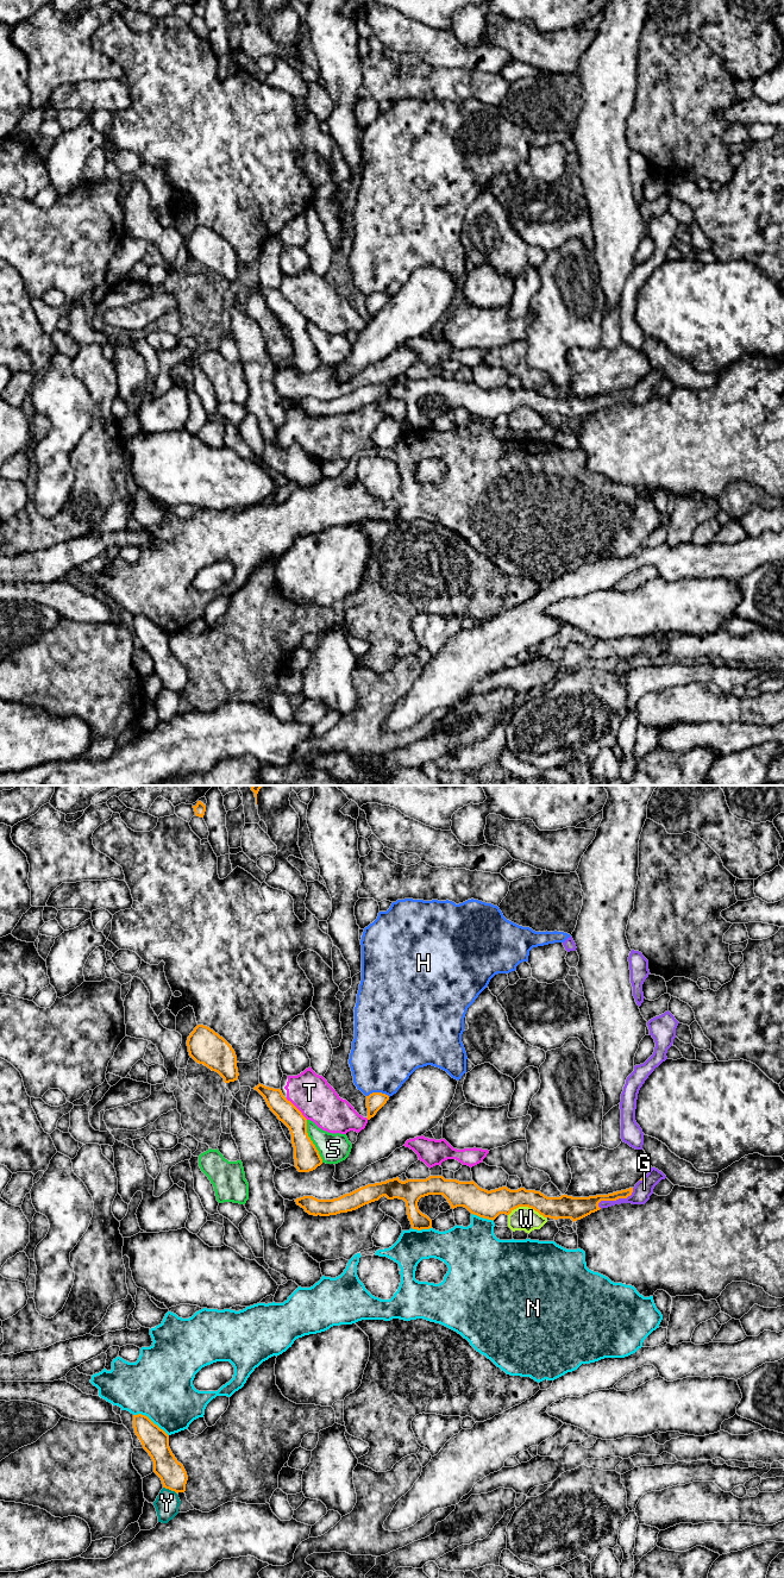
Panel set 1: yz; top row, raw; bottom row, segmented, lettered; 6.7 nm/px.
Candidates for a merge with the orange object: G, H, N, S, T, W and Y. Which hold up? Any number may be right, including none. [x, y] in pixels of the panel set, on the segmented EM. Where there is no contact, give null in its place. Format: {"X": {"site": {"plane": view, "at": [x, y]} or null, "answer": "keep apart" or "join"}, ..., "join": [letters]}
{"G": {"site": {"plane": "yz", "at": [616, 1198]}, "answer": "join"}, "H": {"site": {"plane": "yz", "at": [378, 1093]}, "answer": "keep apart"}, "N": {"site": {"plane": "yz", "at": [150, 1420]}, "answer": "keep apart"}, "S": {"site": {"plane": "yz", "at": [312, 1141]}, "answer": "keep apart"}, "T": {"site": {"plane": "yz", "at": [296, 1108]}, "answer": "keep apart"}, "W": {"site": {"plane": "yz", "at": [527, 1206]}, "answer": "keep apart"}, "Y": {"site": {"plane": "yz", "at": [170, 1489]}, "answer": "keep apart"}, "join": ["G"]}

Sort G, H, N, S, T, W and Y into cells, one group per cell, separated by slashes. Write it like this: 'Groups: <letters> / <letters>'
Groups: G / H / N / S T / W / Y

